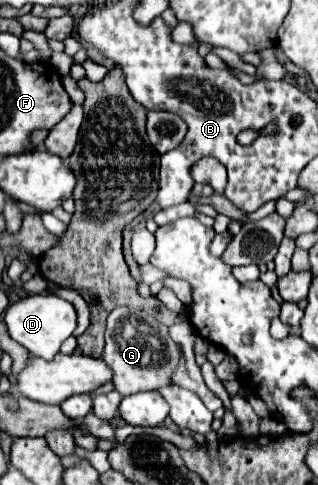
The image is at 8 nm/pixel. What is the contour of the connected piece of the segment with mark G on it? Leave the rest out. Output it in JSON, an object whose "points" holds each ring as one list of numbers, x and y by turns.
{"points":[[120,306,110,312,106,326,106,348,102,360,112,370,112,384,122,396,136,394,142,390,158,390,164,384,172,382,172,372,178,364,178,346,170,340,168,328,144,316,144,312]]}

